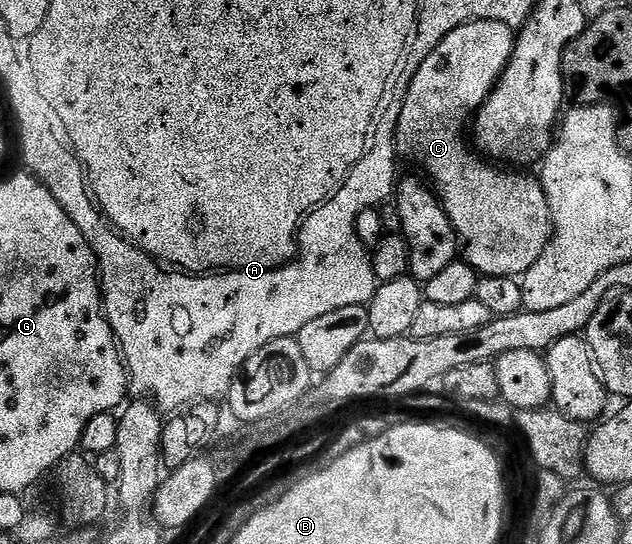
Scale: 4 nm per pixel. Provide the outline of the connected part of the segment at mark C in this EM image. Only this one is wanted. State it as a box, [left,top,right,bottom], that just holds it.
[397,19,554,279]

